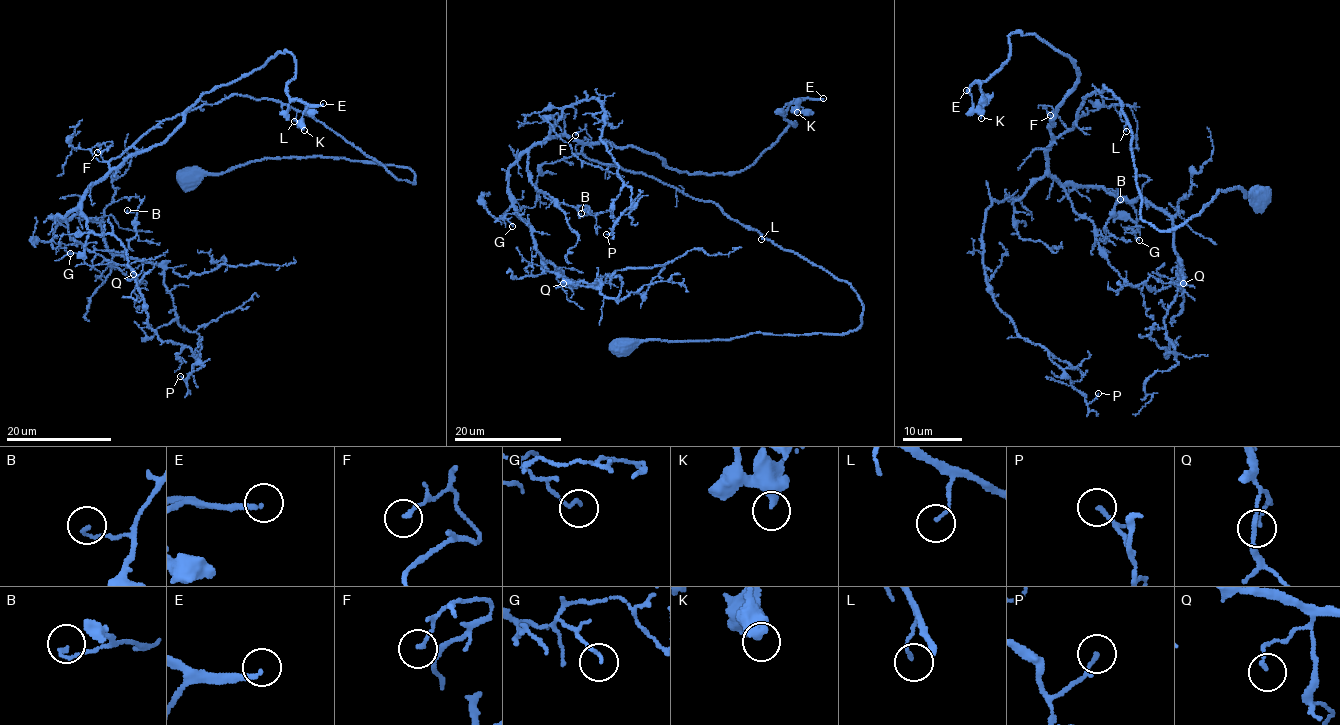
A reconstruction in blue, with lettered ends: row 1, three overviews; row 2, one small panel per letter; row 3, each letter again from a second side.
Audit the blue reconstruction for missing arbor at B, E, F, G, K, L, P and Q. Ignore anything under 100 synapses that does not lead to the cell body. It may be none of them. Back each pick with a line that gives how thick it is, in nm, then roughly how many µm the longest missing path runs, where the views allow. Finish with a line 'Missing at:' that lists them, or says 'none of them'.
E: 170 nm thick; about 100 µm are missing
Missing at: E

